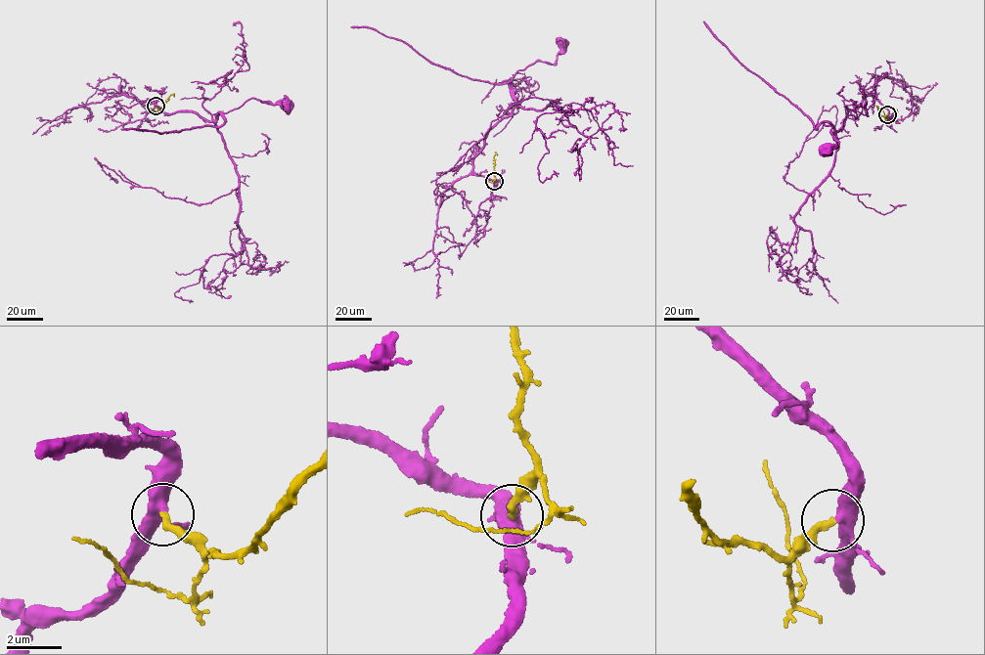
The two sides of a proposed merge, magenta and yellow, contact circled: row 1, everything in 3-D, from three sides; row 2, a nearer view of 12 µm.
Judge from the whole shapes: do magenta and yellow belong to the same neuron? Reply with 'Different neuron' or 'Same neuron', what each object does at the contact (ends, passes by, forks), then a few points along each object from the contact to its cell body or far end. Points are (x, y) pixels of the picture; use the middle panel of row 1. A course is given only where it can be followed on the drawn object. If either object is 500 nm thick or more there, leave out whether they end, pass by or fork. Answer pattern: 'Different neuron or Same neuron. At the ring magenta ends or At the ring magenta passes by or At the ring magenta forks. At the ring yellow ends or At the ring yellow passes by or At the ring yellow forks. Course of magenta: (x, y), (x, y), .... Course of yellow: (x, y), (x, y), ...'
Same neuron. At the ring magenta forks. At the ring yellow ends. Course of magenta: (494, 182), (473, 172), (473, 156), (514, 108), (510, 81), (518, 70), (538, 61), (555, 63), (562, 44). Course of yellow: (494, 182), (493, 157), (498, 154)

